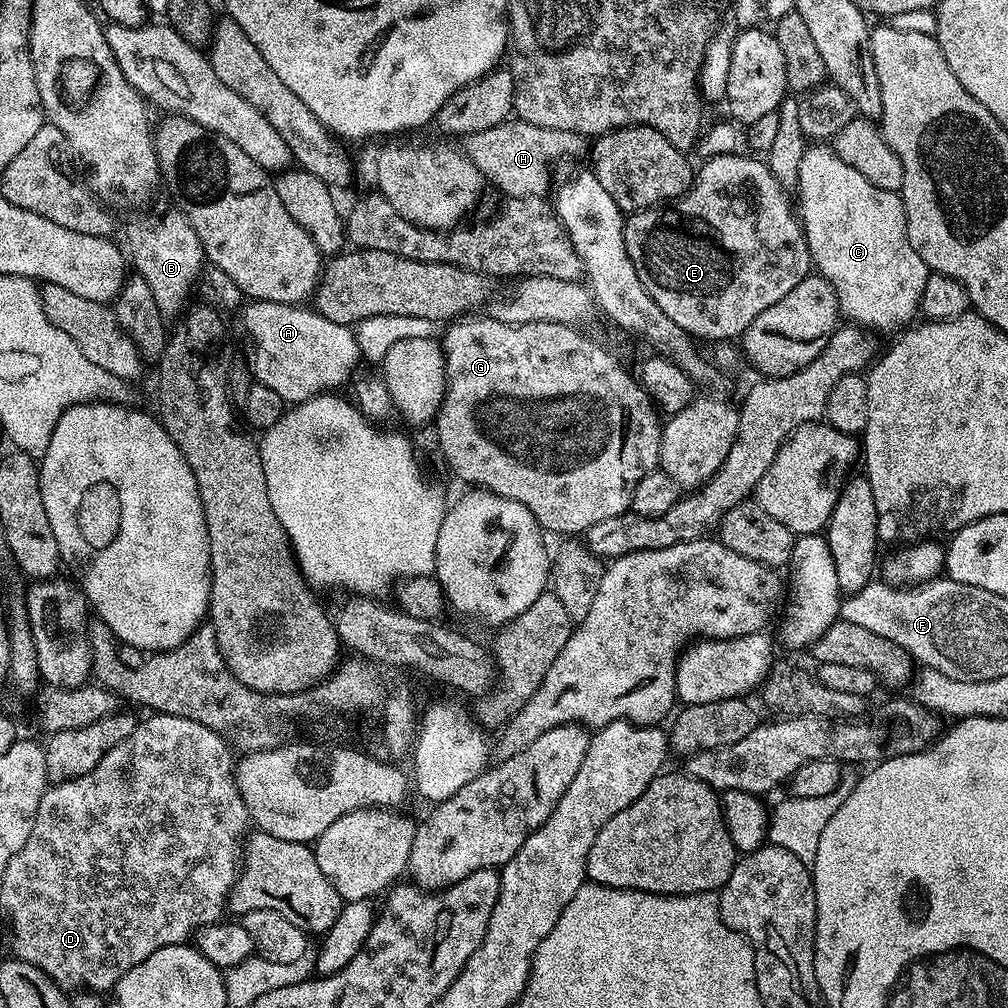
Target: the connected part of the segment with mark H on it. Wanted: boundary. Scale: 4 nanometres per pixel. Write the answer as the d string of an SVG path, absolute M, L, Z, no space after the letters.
M509 118L495 127L465 137L462 142L462 150L479 166L485 179L494 180L495 184L504 192L503 195L514 198L545 195L550 182L550 164L562 156L578 153L582 144L582 138L575 132L534 126L519 118Z

